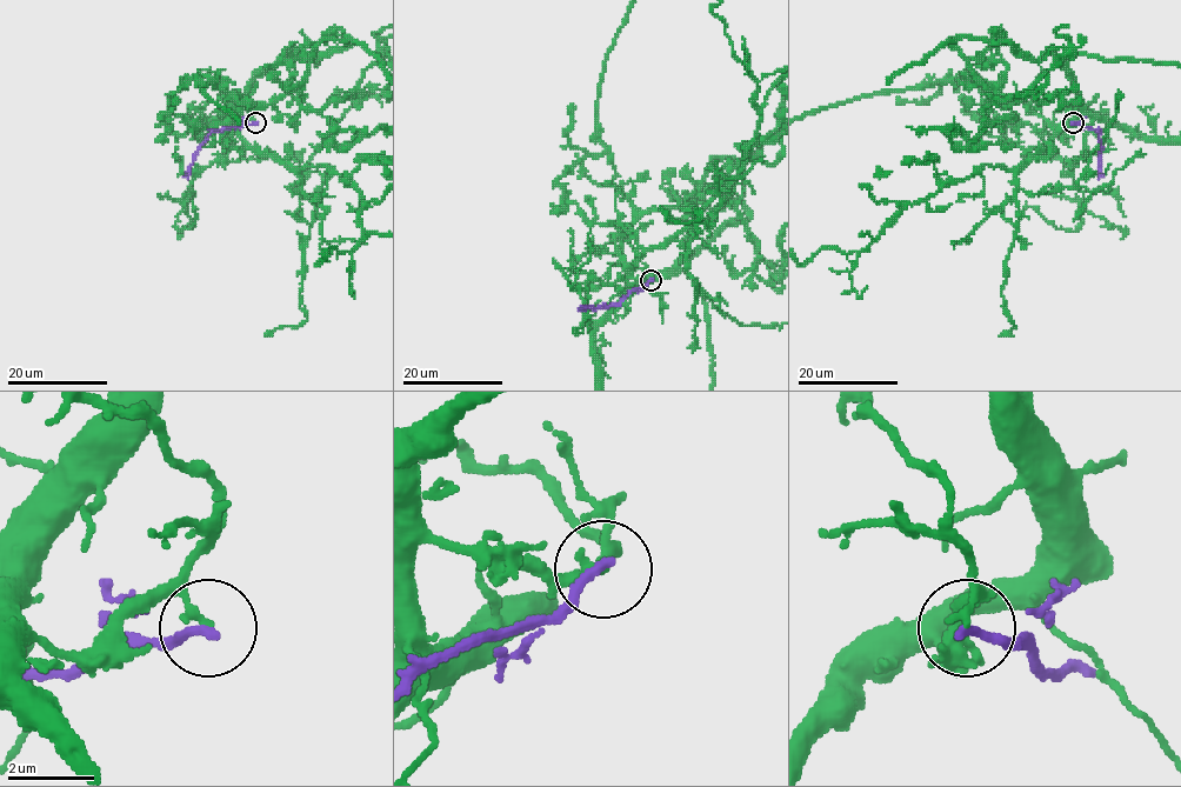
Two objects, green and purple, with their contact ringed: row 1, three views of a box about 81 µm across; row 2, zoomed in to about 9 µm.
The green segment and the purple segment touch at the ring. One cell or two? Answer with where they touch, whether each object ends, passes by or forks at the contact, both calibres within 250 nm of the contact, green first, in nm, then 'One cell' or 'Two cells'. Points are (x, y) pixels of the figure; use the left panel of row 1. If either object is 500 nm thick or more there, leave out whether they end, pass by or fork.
Place: (255, 122). At the ring green ends. At the ring purple ends. Thickness 190 nm (green) against 240 nm. Two cells

